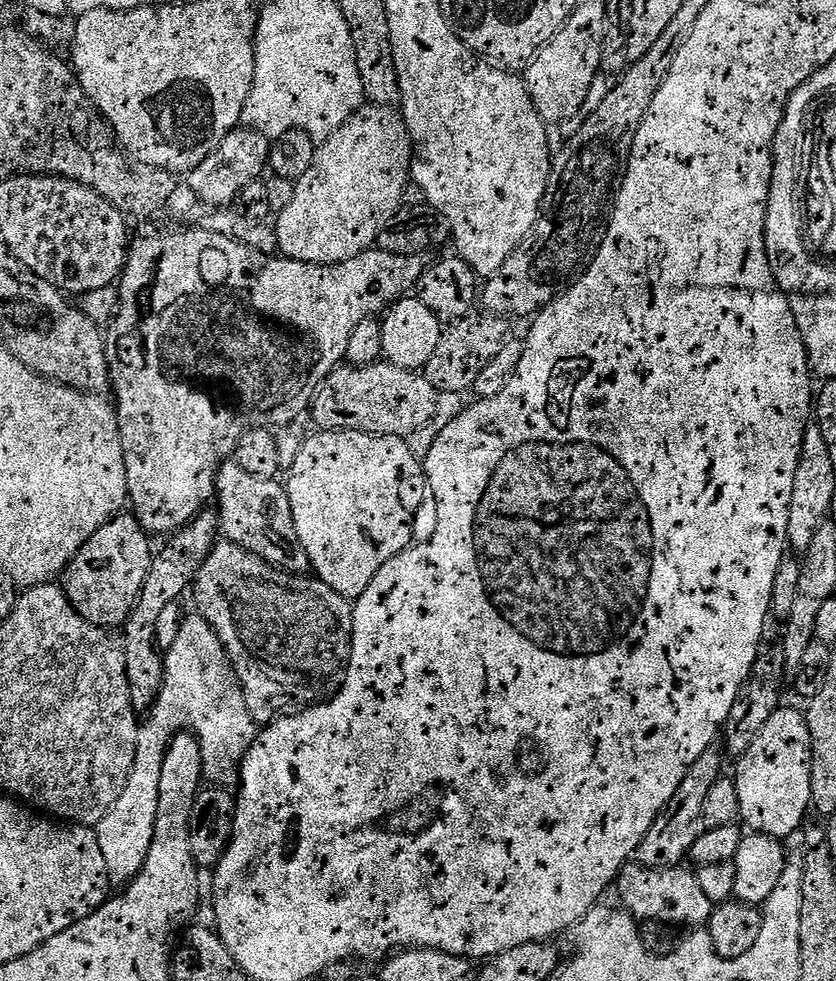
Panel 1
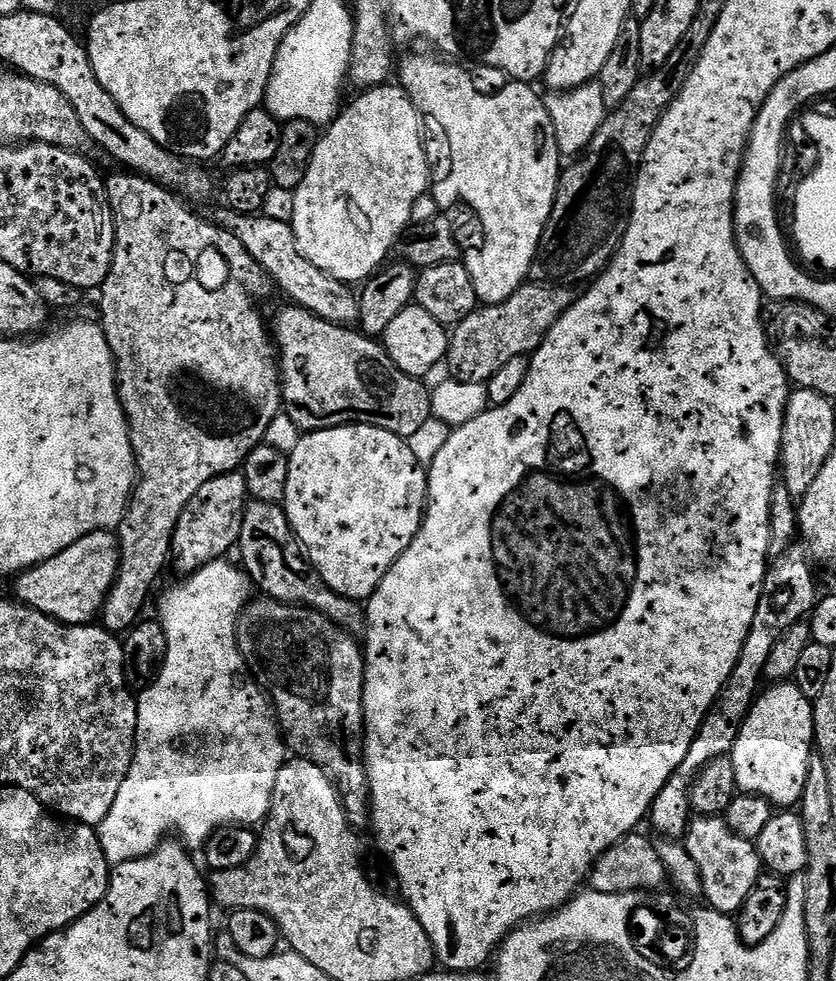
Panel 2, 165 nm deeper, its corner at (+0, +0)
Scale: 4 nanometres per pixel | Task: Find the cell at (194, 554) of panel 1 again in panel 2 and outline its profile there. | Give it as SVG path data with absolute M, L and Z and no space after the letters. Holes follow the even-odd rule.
M240 470L210 478L210 482L206 482L206 486L202 486L202 490L198 490L198 494L190 498L172 535L170 556L174 564L181 568L181 573L191 574L197 572L203 564L213 564L215 560L225 559L229 555L227 552L239 545L244 509L249 503L246 478Z

